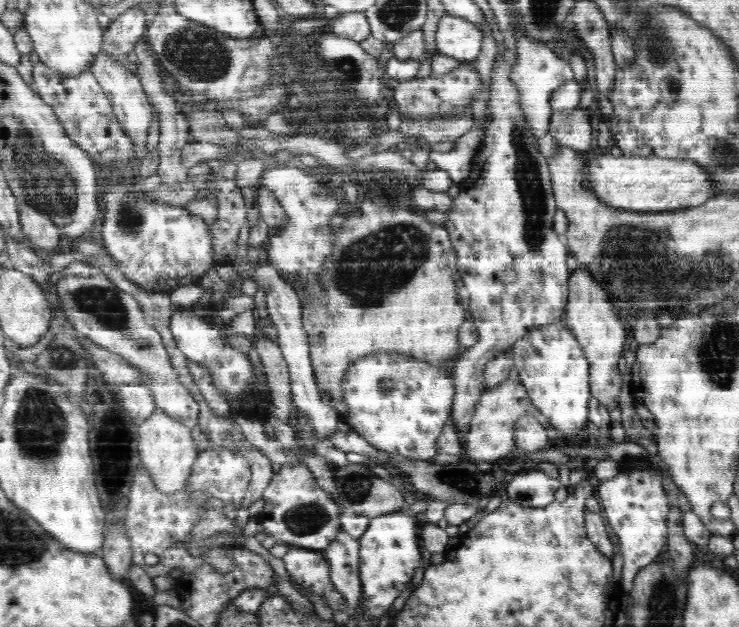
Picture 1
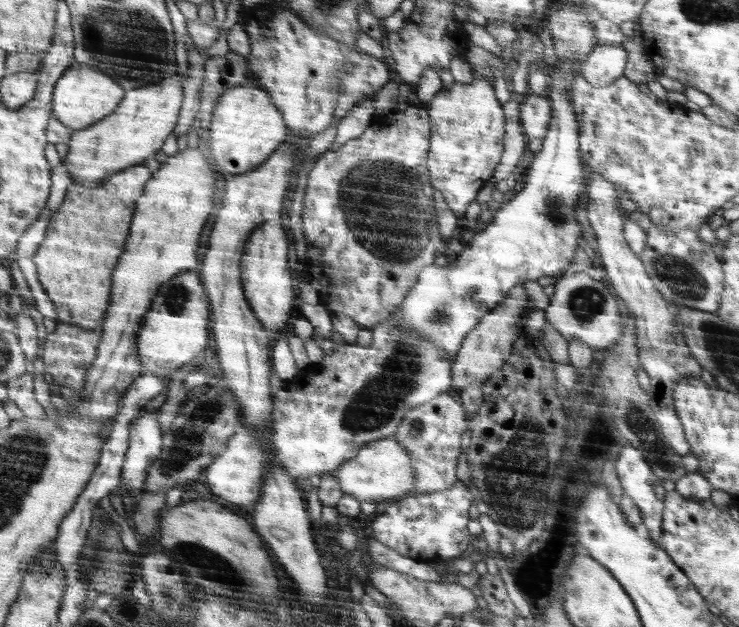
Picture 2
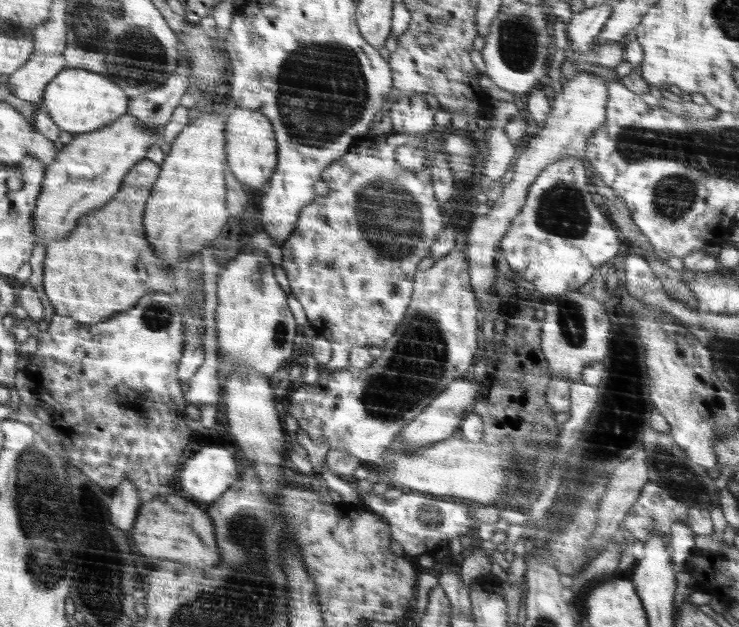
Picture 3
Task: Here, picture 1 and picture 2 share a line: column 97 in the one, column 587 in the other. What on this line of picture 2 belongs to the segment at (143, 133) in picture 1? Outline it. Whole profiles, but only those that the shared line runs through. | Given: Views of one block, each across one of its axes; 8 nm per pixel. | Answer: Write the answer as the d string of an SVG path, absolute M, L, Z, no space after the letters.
M596 45L587 60L581 65L581 76L595 87L603 87L624 75L628 55L622 46Z

